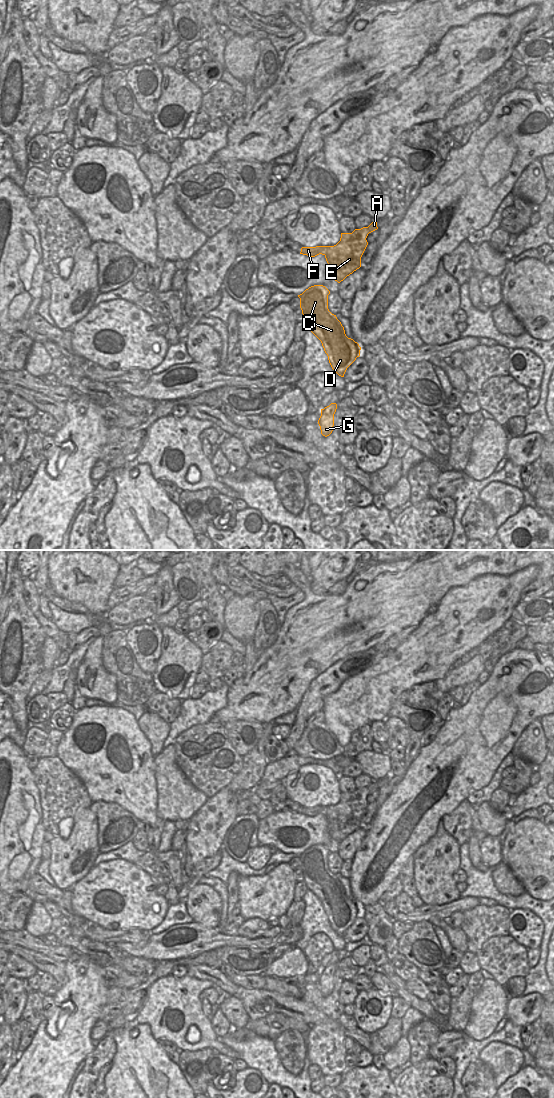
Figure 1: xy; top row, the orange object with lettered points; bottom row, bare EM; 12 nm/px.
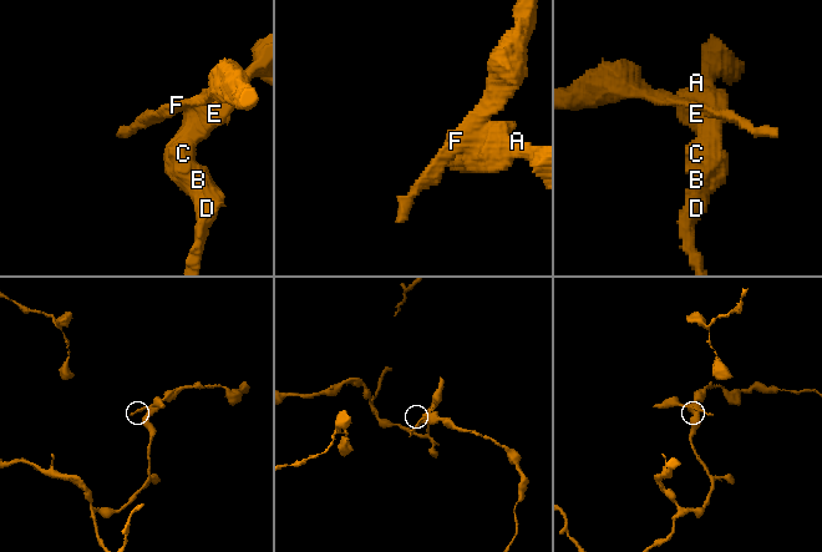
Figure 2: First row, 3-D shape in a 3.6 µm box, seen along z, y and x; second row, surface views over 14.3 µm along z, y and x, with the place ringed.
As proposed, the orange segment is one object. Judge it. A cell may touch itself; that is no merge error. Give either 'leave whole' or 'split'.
split

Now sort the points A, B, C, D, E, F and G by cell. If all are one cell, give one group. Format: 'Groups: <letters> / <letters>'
Groups: A B C D E G / F.

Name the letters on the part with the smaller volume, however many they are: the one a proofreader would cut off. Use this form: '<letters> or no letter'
F.

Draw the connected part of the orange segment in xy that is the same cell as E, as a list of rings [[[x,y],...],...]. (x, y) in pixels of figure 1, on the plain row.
[[[372,782],[368,787],[355,789],[352,793],[341,793],[340,801],[336,805],[331,806],[325,814],[328,823],[328,832],[331,838],[340,843],[361,827],[361,817],[368,805],[366,798],[369,793],[377,789],[377,782]]]

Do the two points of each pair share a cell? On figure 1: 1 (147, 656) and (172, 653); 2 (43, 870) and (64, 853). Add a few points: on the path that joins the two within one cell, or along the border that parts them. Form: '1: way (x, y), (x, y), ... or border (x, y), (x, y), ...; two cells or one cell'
1: border (162, 632), (161, 654), (157, 667), (152, 674); two cells
2: border (49, 858), (49, 875), (55, 885); two cells

